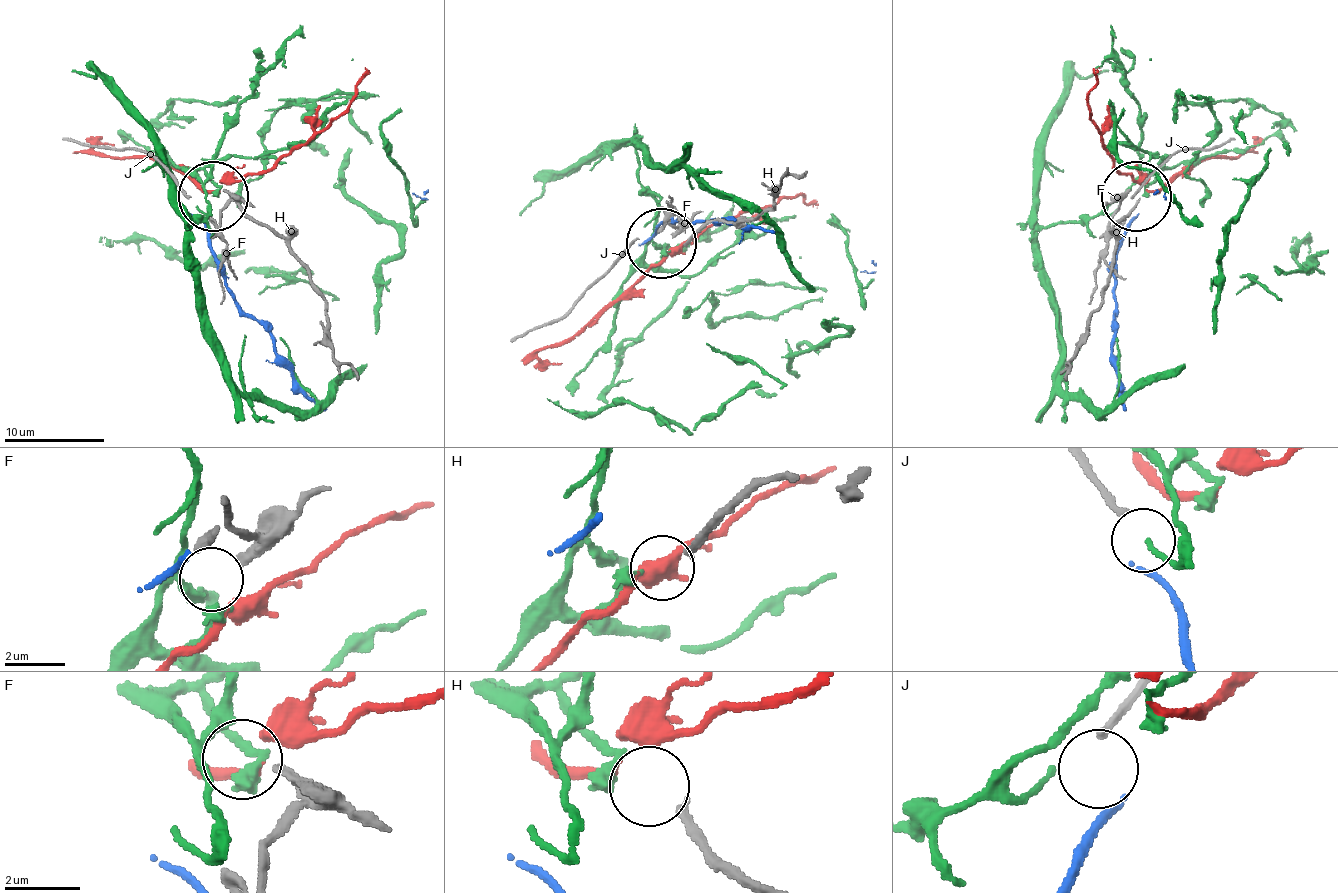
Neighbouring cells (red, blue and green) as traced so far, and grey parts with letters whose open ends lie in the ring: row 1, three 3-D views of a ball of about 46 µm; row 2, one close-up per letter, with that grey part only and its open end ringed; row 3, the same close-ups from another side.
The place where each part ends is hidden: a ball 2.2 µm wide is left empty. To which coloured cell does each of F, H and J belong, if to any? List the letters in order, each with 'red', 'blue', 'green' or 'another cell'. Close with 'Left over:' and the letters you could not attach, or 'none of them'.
F: green
H: red
J: another cell
Left over: J

